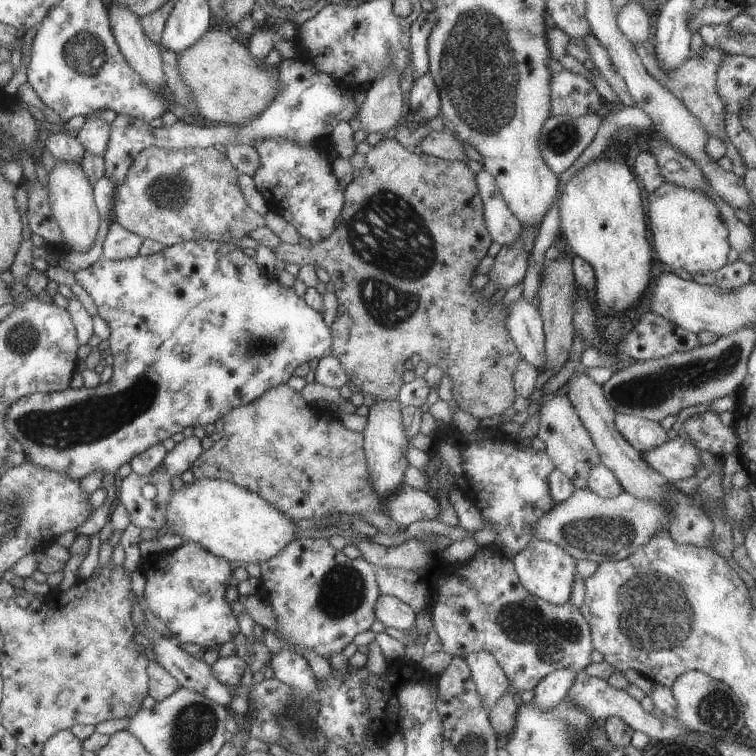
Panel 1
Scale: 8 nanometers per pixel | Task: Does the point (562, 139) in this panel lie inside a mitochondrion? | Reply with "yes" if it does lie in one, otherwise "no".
yes

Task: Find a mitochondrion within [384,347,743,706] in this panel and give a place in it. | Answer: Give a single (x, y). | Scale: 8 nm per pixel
(657, 613)

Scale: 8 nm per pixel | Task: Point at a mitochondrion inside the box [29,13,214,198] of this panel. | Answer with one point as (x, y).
(85, 55)

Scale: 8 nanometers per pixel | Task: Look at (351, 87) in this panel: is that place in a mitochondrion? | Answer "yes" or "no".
no

